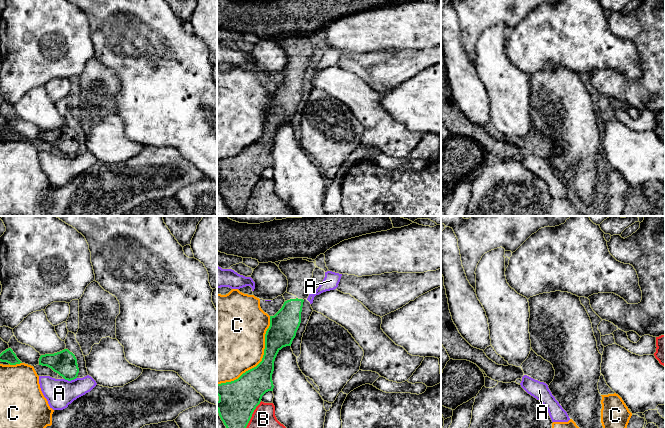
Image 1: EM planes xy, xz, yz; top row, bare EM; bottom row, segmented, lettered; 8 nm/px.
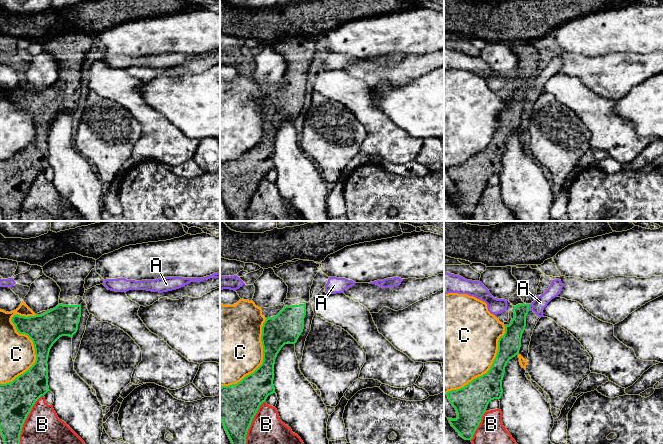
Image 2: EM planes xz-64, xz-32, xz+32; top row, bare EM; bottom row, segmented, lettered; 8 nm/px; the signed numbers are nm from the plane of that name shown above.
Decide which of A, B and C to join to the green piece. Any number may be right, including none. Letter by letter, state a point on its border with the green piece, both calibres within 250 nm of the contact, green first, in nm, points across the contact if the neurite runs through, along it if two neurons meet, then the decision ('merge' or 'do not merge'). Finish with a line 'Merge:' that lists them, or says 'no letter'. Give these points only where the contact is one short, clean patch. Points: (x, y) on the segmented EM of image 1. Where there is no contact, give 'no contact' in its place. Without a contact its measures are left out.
A: meets green in xy at (70, 380); 200 nm thick on the green side, 220 nm on the other; do not merge
B: meets green in xz at (252, 413); 320 nm thick on the green side, 180 nm on the other; do not merge
C: meets green in xz at (262, 360); 240 nm thick on the green side, 460 nm on the other; do not merge
Merge: no letter

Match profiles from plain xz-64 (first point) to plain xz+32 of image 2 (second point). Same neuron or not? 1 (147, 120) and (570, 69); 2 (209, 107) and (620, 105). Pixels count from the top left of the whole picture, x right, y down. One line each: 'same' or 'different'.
1: different
2: same

